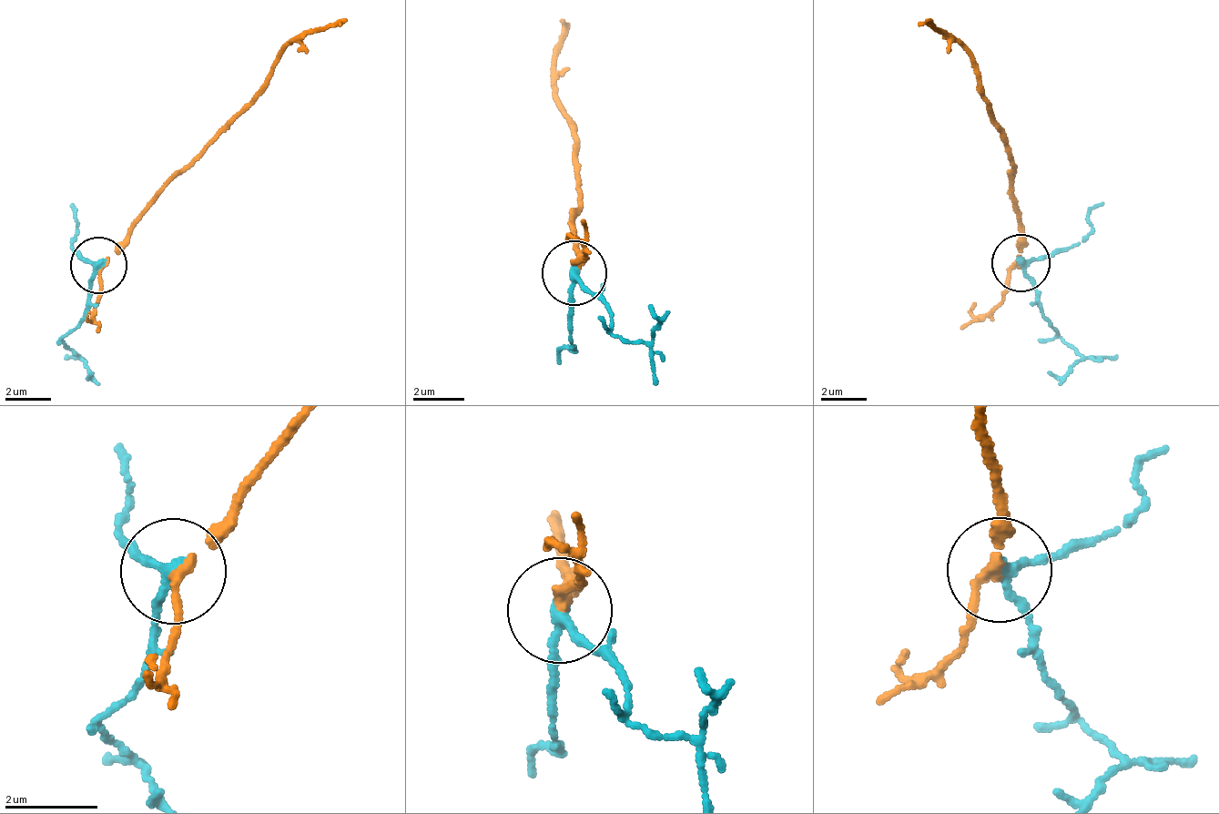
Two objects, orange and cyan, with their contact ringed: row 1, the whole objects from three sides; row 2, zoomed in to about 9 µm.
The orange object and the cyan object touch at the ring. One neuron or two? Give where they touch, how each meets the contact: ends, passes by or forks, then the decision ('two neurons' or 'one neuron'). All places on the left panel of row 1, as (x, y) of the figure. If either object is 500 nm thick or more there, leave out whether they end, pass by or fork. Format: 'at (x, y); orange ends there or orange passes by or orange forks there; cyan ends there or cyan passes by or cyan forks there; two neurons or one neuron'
at (98, 265); orange passes by; cyan passes by; one neuron

